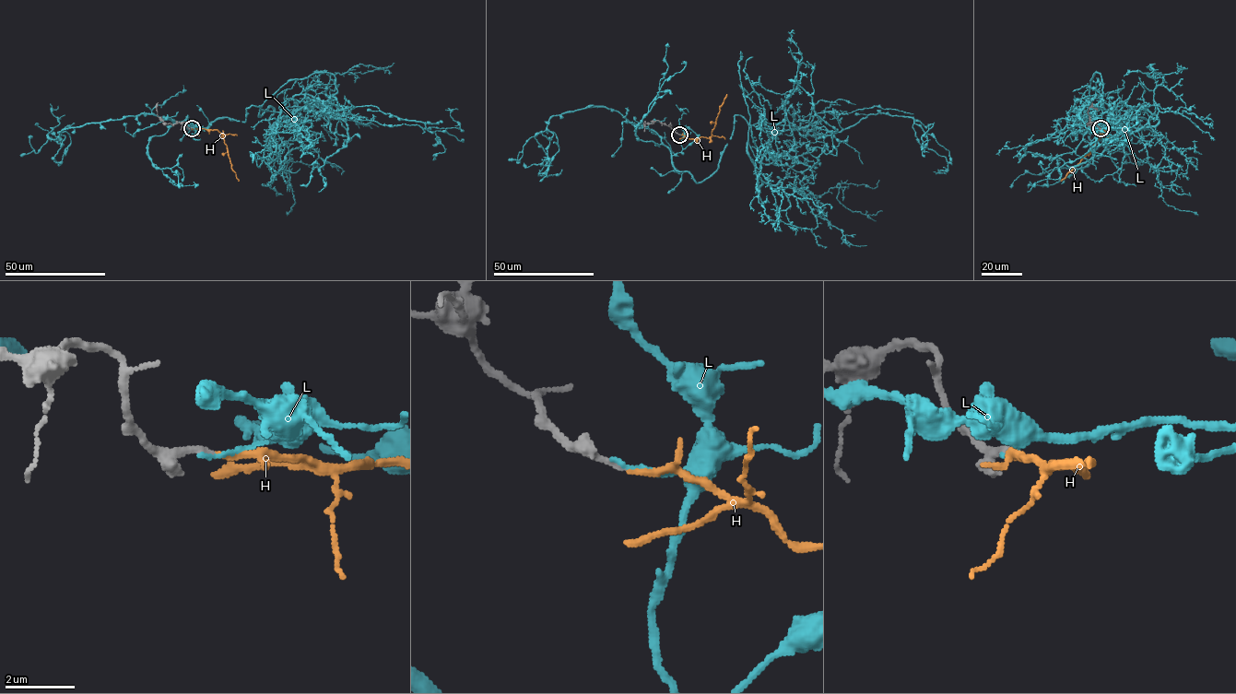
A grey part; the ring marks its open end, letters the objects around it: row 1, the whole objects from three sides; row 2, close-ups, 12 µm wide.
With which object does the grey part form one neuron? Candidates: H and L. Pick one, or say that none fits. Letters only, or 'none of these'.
H

